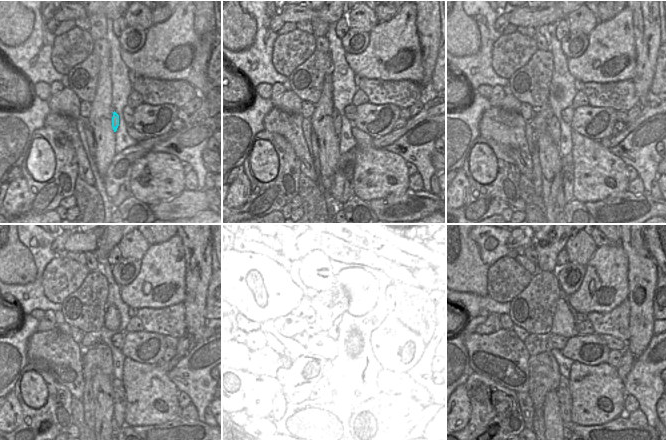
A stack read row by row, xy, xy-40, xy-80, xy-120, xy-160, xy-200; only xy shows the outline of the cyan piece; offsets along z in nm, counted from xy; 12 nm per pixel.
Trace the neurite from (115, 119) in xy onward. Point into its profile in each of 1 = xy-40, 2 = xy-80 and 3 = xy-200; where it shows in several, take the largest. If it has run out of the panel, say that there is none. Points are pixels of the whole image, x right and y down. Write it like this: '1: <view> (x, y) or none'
1: xy-40 (337, 121)
2: xy-80 (552, 129)
3: xy-200 (544, 376)

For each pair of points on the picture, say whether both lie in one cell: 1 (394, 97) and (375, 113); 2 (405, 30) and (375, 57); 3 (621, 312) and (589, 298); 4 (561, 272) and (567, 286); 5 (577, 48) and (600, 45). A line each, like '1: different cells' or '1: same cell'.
1: different cells
2: same cell
3: different cells
4: same cell
5: different cells

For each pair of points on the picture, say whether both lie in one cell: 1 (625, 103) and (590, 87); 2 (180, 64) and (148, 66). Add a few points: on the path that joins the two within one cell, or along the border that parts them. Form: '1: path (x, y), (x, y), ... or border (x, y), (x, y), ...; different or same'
1: path (616, 95), (599, 94); same
2: path (172, 60), (156, 60); same

